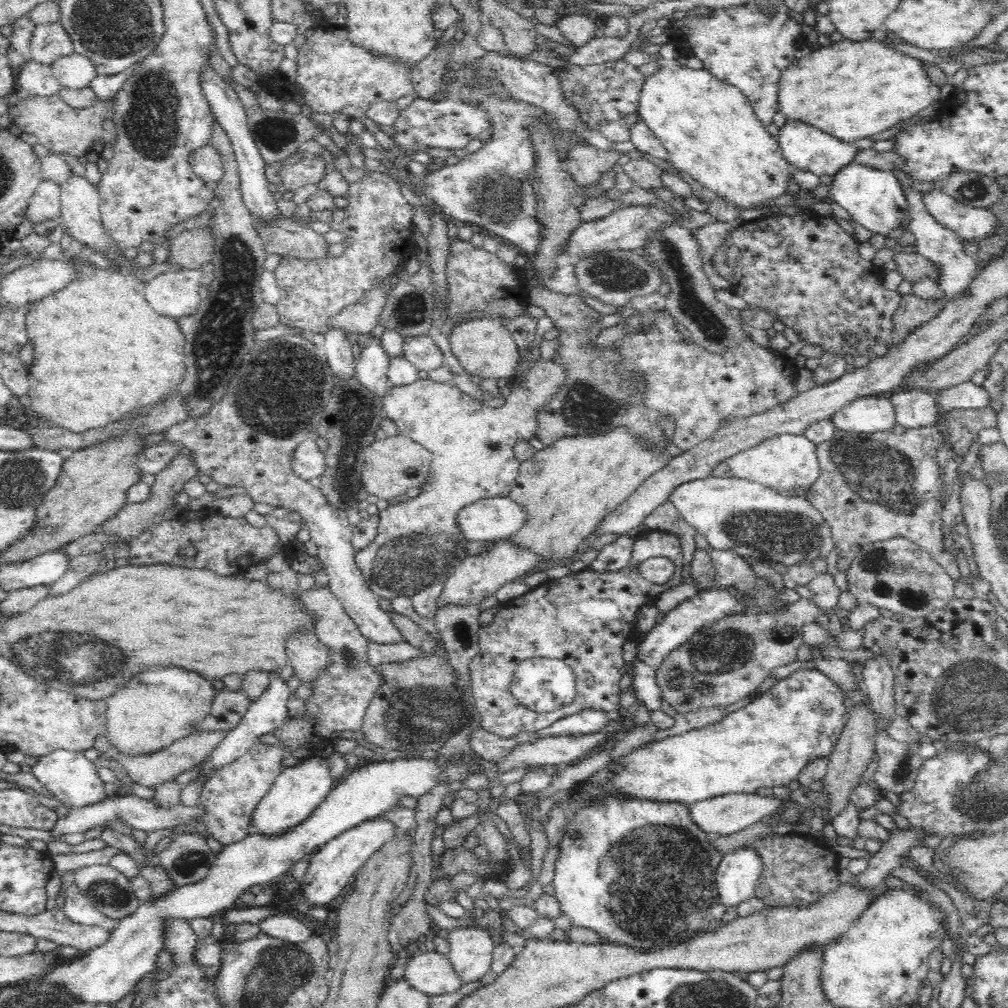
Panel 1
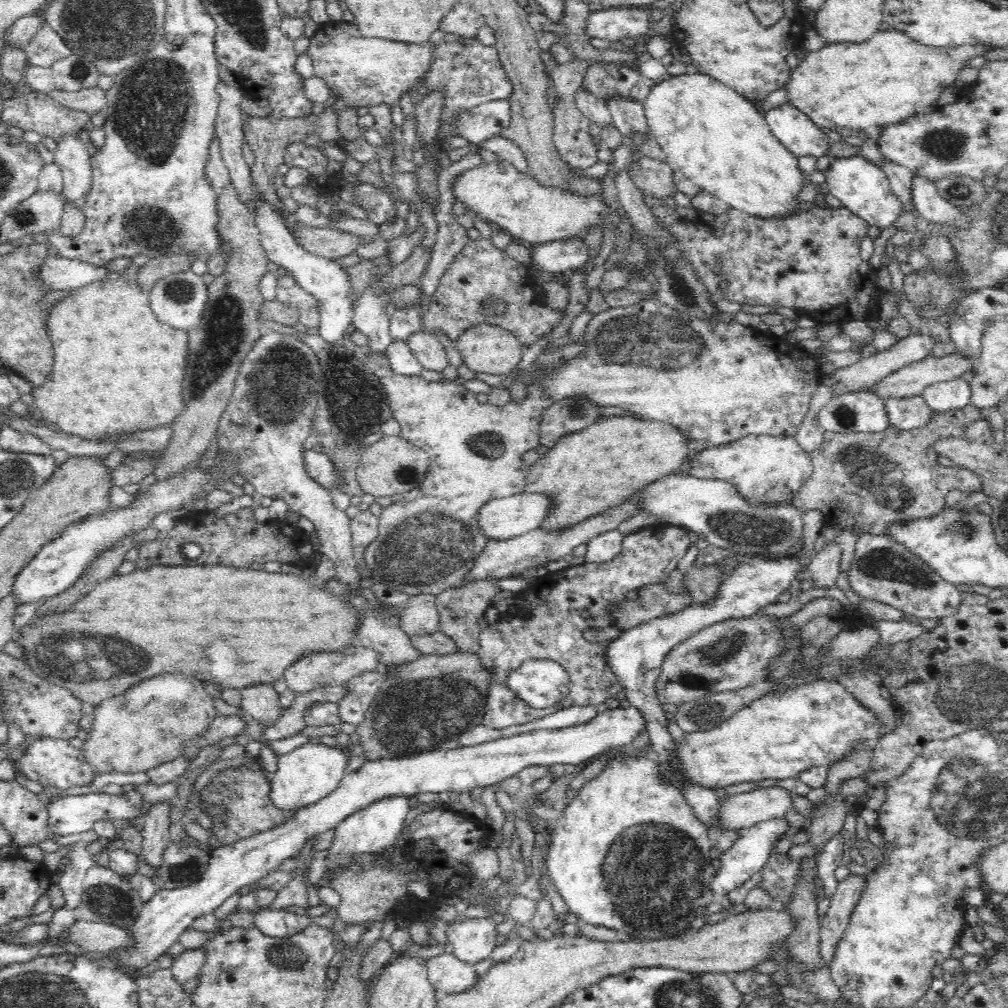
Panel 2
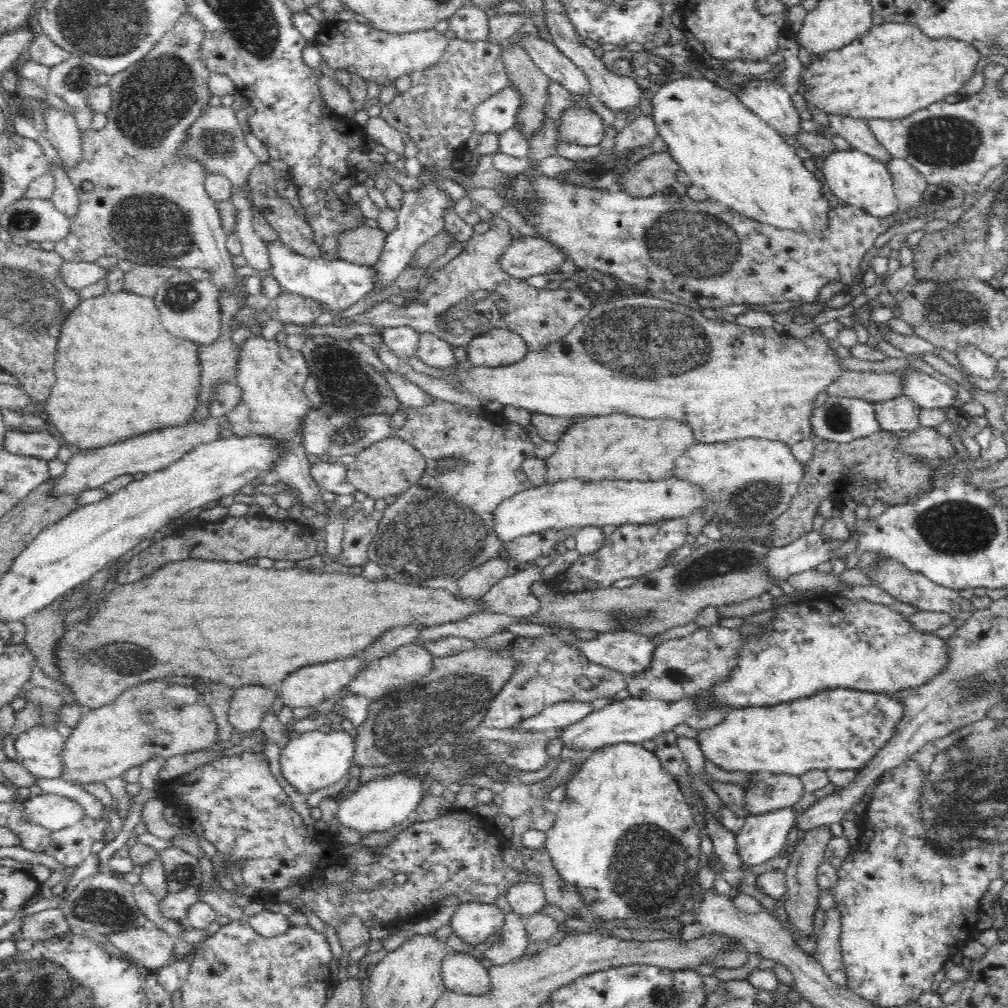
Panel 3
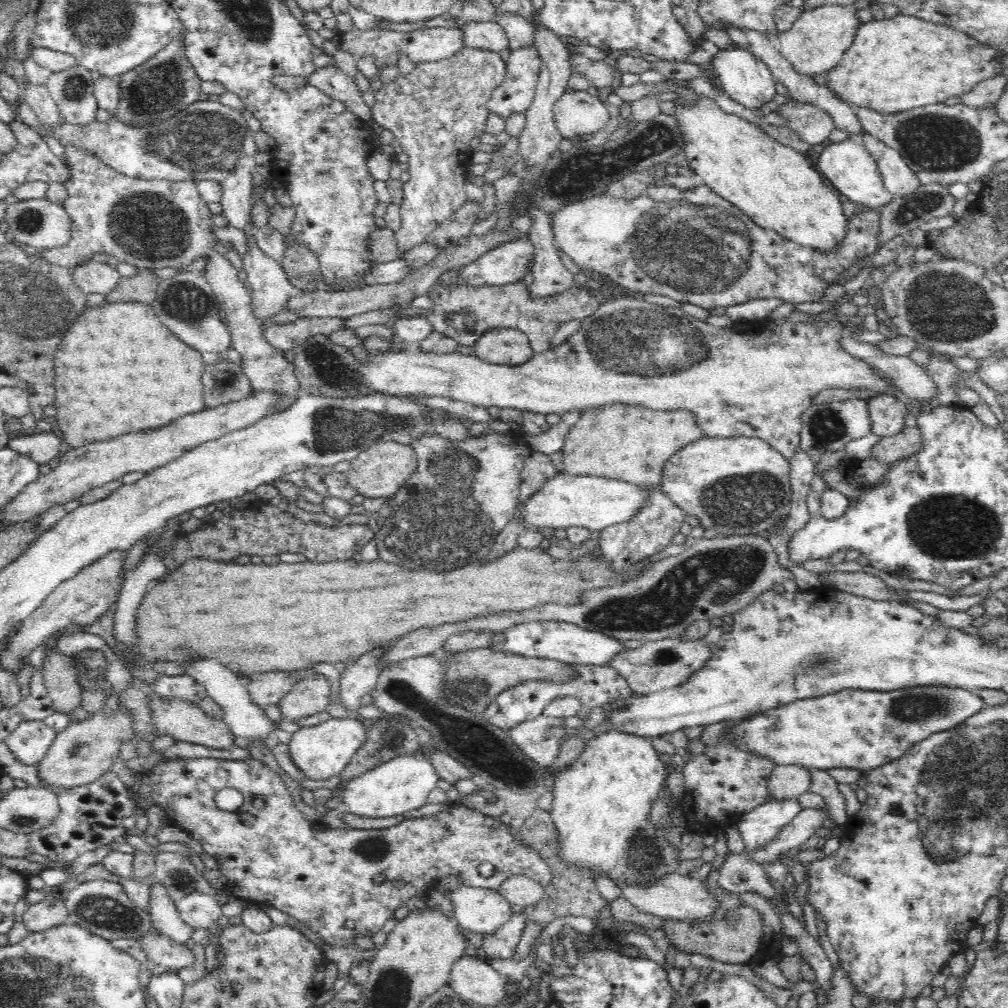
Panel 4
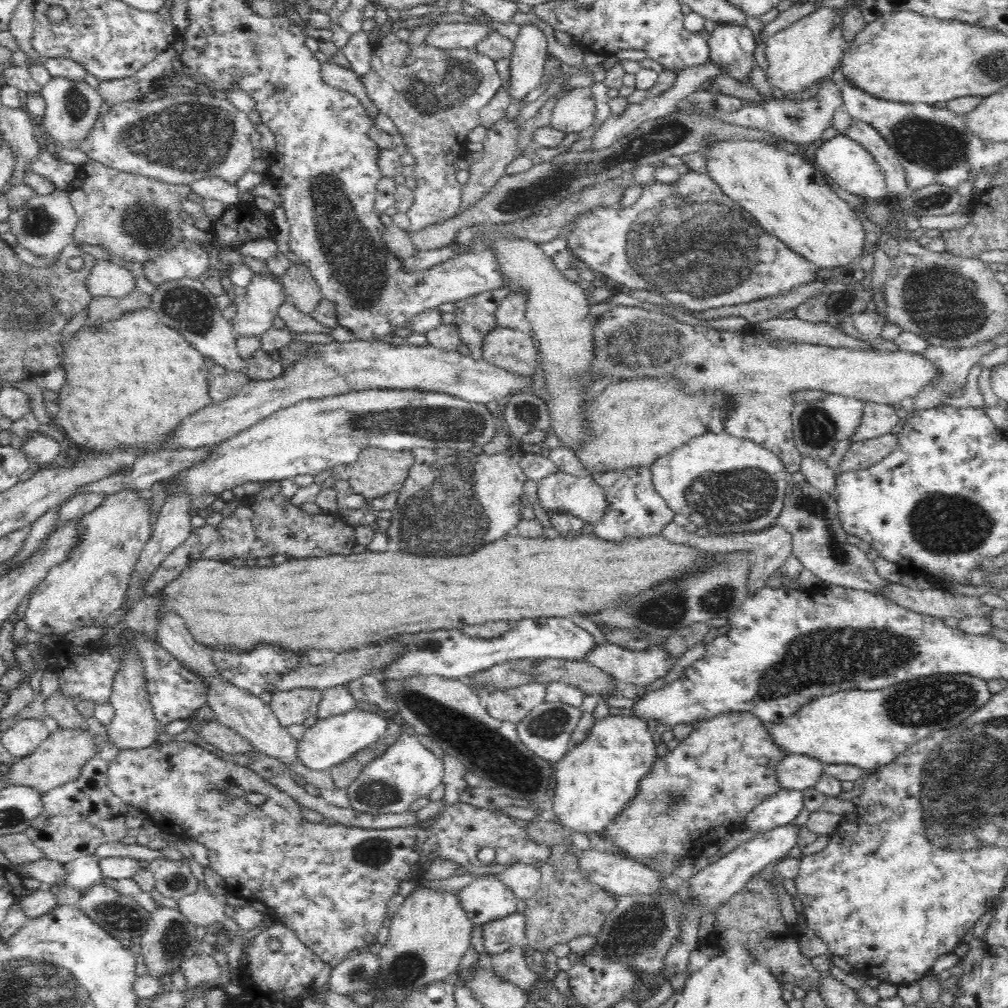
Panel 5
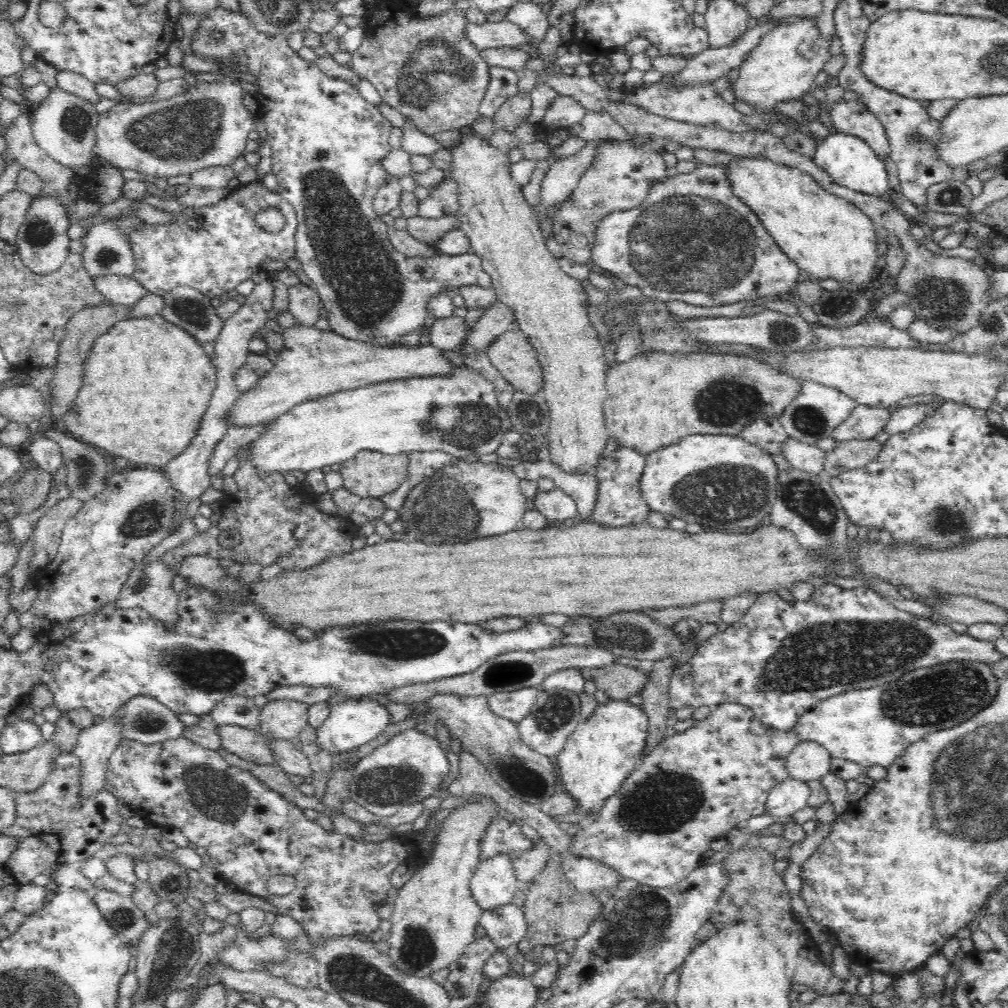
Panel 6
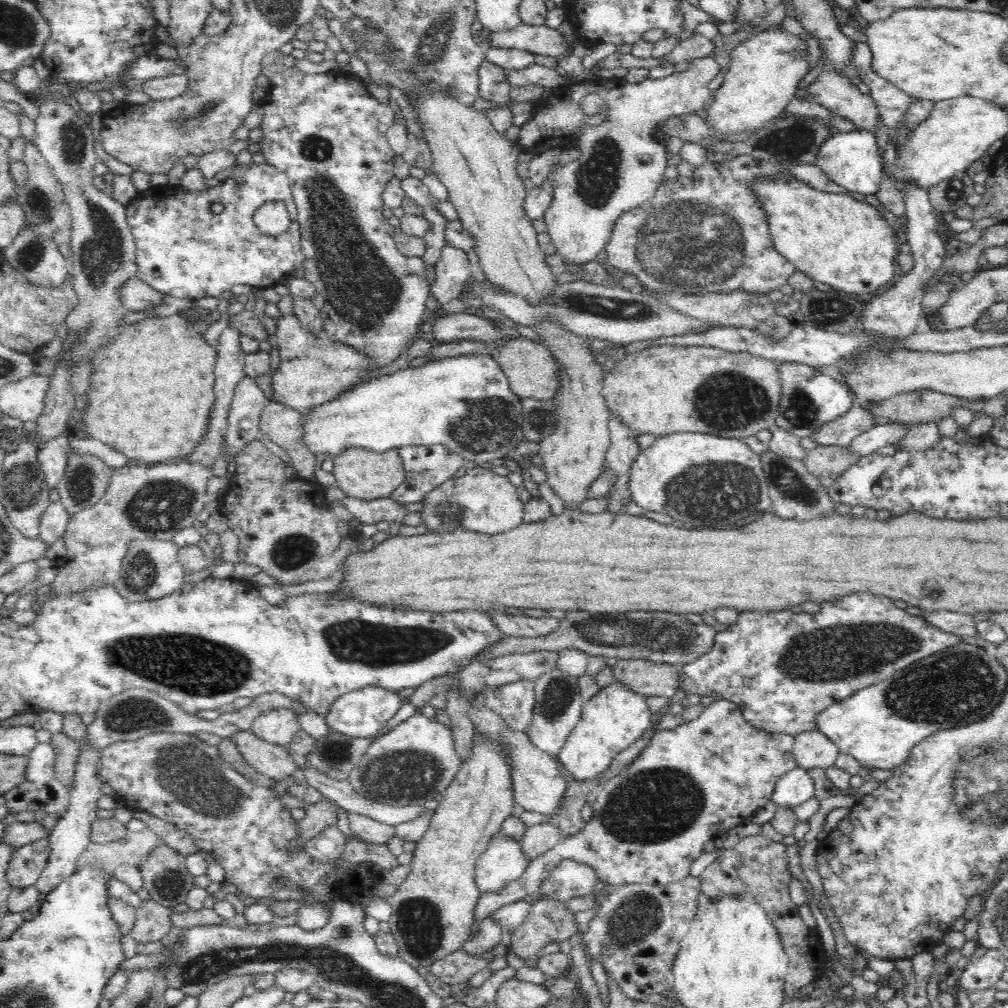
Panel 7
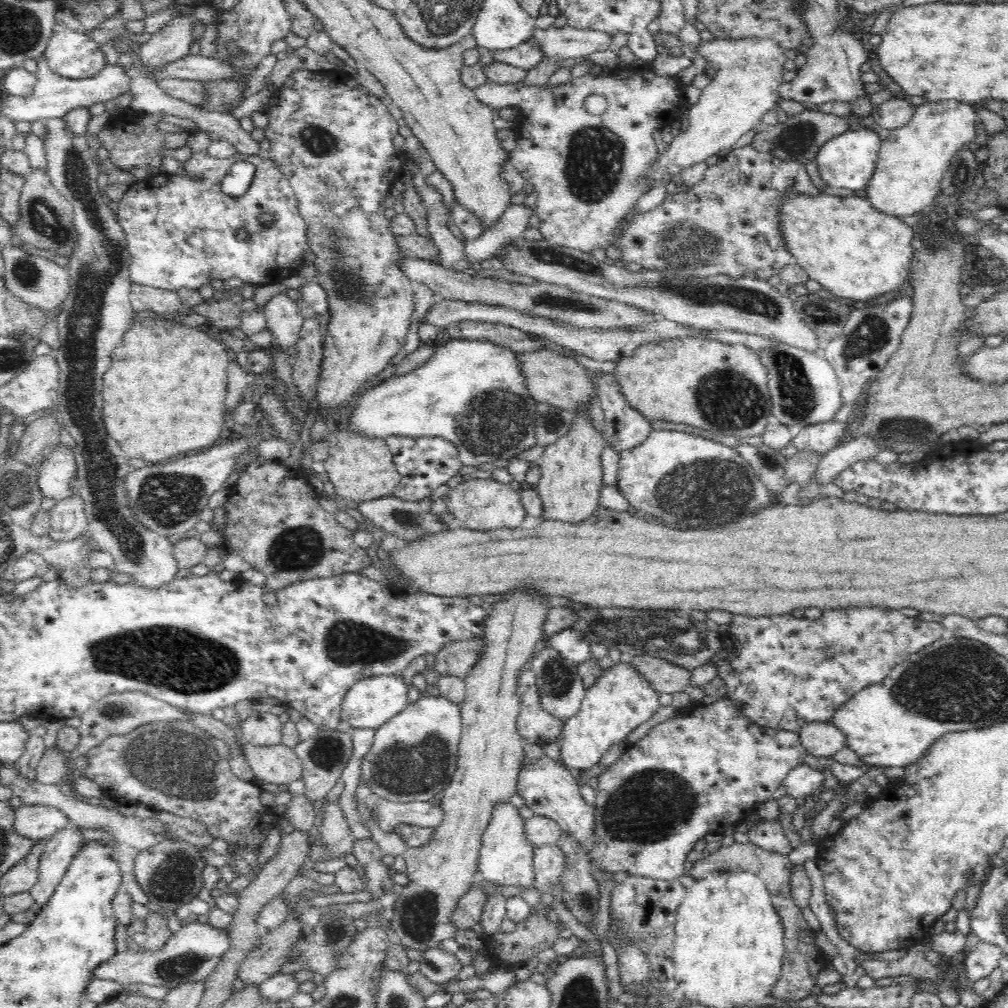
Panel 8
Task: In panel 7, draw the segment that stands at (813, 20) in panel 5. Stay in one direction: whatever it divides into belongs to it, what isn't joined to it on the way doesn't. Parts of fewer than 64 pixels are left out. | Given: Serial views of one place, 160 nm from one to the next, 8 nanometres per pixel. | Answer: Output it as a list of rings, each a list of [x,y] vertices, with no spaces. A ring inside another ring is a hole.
[[[780,27],[764,31],[754,38],[746,39],[738,48],[730,52],[729,68],[725,71],[724,82],[713,92],[714,104],[706,110],[708,117],[705,119],[710,127],[714,127],[719,140],[728,140],[734,134],[754,133],[763,124],[772,118],[782,116],[786,105],[794,98],[800,80],[810,72],[810,54],[808,54],[808,42],[796,34],[790,34],[788,30]]]

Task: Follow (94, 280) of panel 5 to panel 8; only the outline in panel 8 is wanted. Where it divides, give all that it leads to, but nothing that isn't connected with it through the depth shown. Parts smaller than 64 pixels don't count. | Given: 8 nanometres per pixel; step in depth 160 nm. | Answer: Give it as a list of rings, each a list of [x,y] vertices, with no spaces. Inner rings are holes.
[[[136,283],[131,287],[129,299],[136,314],[142,311],[173,314],[188,312],[189,308],[174,292]]]

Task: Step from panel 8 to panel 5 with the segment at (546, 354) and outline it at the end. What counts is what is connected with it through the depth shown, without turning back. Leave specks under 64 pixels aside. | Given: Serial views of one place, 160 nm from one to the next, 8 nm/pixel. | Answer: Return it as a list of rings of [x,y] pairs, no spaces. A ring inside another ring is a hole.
[[[498,325],[483,340],[482,359],[516,374],[532,375],[537,367],[537,347],[526,328]]]

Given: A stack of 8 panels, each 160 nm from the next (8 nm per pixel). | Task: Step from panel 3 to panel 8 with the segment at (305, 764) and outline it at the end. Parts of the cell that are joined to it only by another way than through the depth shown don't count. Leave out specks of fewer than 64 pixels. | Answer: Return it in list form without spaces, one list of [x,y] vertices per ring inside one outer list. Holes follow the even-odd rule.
[[[382,676],[360,680],[348,690],[340,703],[340,721],[347,728],[351,726],[352,729],[378,729],[406,708],[408,691],[404,680],[395,677]]]

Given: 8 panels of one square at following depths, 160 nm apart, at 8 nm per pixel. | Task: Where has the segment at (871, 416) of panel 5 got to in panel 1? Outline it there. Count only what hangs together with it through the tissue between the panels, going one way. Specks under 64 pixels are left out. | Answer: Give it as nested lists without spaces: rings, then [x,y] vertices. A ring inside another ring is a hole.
[[[903,390],[891,396],[895,406],[897,425],[930,427],[937,424],[936,396],[932,392]]]

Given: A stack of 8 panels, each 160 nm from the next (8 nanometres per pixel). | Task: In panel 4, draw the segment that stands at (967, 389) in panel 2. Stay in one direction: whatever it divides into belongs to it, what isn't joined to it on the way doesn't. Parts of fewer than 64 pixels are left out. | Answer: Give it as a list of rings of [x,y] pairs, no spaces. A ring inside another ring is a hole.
[[[844,332],[840,343],[848,353],[861,358],[873,368],[889,377],[896,389],[904,392],[908,398],[924,402],[934,400],[940,394],[938,383],[928,375],[926,367],[918,366],[906,356],[888,356],[878,352],[873,344],[858,342],[849,333]]]

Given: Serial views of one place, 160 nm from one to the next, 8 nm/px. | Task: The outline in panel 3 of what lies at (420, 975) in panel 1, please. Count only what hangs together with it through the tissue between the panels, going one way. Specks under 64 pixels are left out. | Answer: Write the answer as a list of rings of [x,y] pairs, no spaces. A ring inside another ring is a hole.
[[[450,951],[443,958],[440,971],[445,990],[463,995],[479,995],[489,991],[487,968],[480,962],[480,955]]]

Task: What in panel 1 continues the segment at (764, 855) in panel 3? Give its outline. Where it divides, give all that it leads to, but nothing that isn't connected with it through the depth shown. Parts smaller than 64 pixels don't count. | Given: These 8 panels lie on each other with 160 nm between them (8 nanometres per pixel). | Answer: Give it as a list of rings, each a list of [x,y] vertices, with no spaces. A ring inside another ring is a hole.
[[[753,848],[734,850],[723,855],[716,873],[719,903],[724,908],[737,908],[755,897],[761,877],[761,860]]]

